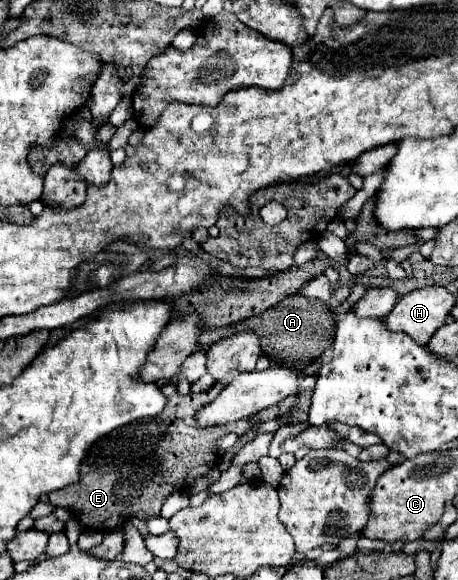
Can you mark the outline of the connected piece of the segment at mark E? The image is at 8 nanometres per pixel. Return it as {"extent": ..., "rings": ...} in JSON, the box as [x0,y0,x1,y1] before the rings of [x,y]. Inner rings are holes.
{"extent":[42,381,258,531],"rings":[[[218,381],[204,393],[180,395],[176,387],[164,385],[168,395],[168,405],[162,413],[150,419],[140,419],[116,429],[112,435],[100,439],[96,447],[90,449],[86,463],[82,465],[82,477],[64,489],[52,491],[42,501],[56,507],[70,509],[82,525],[96,531],[120,529],[130,517],[142,521],[160,515],[160,507],[172,493],[186,493],[186,489],[198,479],[208,475],[216,467],[216,453],[212,445],[228,433],[244,435],[252,429],[258,419],[242,419],[238,423],[200,427],[196,421],[198,411],[214,401],[218,393],[228,385],[228,381]]]}

